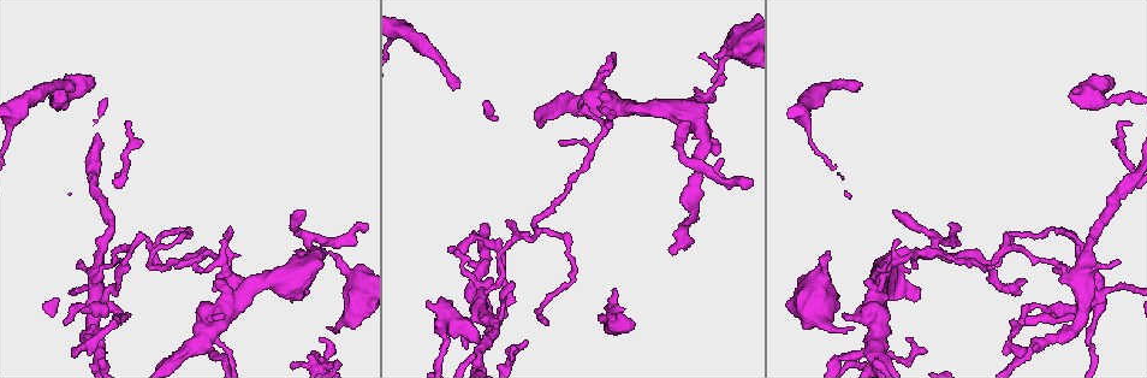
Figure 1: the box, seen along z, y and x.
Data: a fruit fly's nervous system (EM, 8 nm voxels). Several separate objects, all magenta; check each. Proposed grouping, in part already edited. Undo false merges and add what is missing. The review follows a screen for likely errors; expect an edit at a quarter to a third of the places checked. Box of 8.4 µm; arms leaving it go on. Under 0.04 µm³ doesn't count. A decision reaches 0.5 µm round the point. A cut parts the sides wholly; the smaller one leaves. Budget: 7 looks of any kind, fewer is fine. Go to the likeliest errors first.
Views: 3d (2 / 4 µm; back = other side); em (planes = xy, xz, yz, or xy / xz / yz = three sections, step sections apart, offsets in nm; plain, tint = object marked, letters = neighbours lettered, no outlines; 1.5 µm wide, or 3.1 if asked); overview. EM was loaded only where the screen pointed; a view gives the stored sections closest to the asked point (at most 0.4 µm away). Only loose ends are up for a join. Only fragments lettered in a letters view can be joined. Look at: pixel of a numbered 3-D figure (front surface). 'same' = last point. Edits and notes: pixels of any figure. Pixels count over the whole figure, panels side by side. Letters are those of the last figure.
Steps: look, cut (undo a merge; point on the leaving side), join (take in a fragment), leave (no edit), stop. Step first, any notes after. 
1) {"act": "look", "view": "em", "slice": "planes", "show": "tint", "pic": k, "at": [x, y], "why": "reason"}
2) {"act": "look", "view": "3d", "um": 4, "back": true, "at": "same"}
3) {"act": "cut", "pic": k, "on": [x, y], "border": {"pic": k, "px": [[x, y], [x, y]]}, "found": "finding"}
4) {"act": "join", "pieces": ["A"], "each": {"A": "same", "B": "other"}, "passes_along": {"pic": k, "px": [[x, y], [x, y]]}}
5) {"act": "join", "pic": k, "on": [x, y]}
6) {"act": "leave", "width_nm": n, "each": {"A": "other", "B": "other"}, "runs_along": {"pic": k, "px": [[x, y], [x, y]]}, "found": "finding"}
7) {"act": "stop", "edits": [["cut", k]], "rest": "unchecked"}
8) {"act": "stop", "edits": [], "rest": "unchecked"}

{"act": "look", "view": "em", "slice": "planes", "show": "letters", "pic": 1, "at": [857, 86], "why": "an open end"}

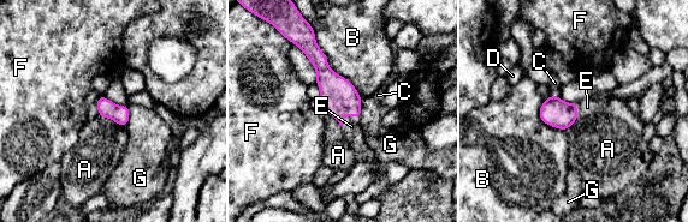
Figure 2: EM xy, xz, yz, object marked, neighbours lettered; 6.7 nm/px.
{"act": "join", "pieces": ["E"], "width_nm": 130, "each": {"A": "other", "B": "other", "C": "other", "D": "other", "E": "same", "F": "other", "G": "other"}, "passes_along": {"pic": 2, "px": [[339, 97], [347, 114], [351, 126]]}, "found": "the cell continues"}

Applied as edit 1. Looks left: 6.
{"act": "look", "view": "overview"}

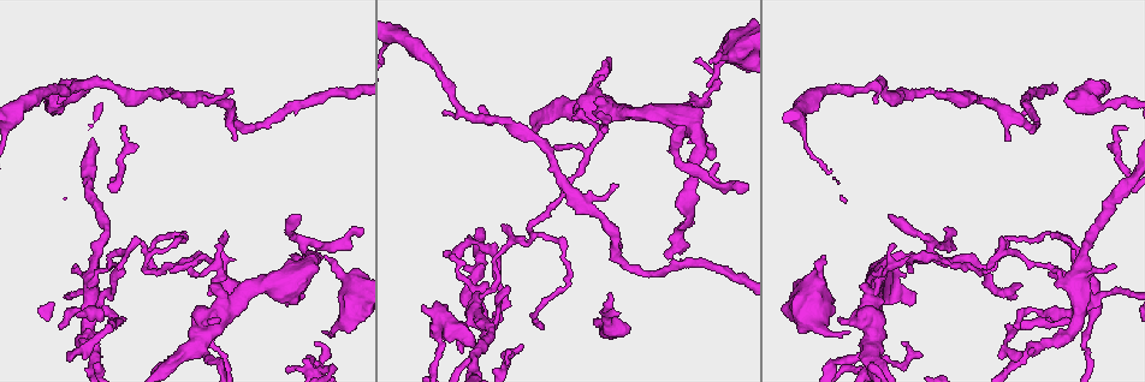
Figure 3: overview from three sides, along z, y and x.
{"act": "look", "view": "em", "slice": "xy", "step": 8, "show": "letters", "pic": 3, "at": [473, 344]}

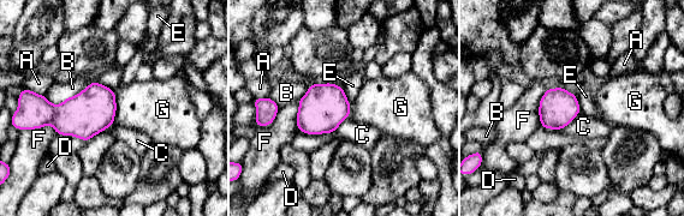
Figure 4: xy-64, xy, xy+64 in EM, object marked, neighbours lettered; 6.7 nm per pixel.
{"act": "look", "view": "em", "slice": "planes", "show": "letters", "at": "same"}

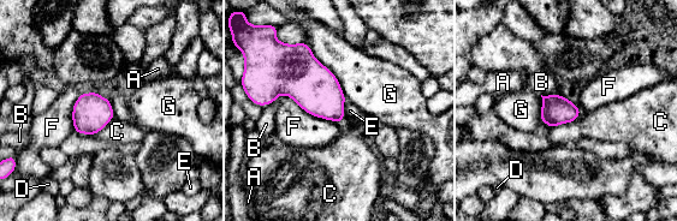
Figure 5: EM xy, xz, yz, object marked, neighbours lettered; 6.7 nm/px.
{"act": "leave", "width_nm": 200, "each": {"A": "other", "B": "other", "C": "other", "D": "other", "E": "other", "F": "other", "G": "other"}, "border": {"pic": 5, "px": [[108, 99], [114, 117]]}, "found": "no lettered fragment goes on from it"}

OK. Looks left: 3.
{"act": "look", "view": "em", "slice": "yz", "step": 4, "show": "letters", "pic": 3, "at": [224, 231], "why": "an open end"}

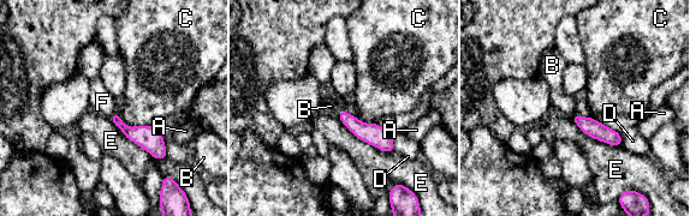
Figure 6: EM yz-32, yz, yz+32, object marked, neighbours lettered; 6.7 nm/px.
{"act": "look", "view": "em", "slice": "planes", "show": "letters", "at": "same"}

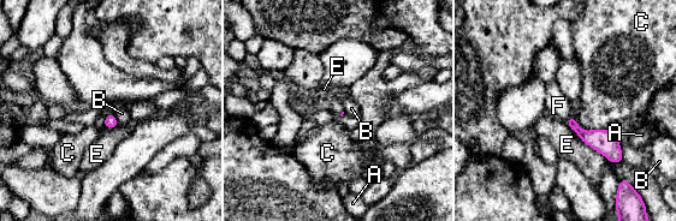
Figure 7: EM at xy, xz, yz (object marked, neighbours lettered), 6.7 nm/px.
{"act": "join", "pieces": ["F"], "each": {"A": "other", "B": "other", "C": "other", "E": "other", "F": "same"}, "found": "it goes on there"}

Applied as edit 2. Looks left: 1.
{"act": "stop", "edits": [["join", 2], ["join", 7]], "rest": "unchecked"}

